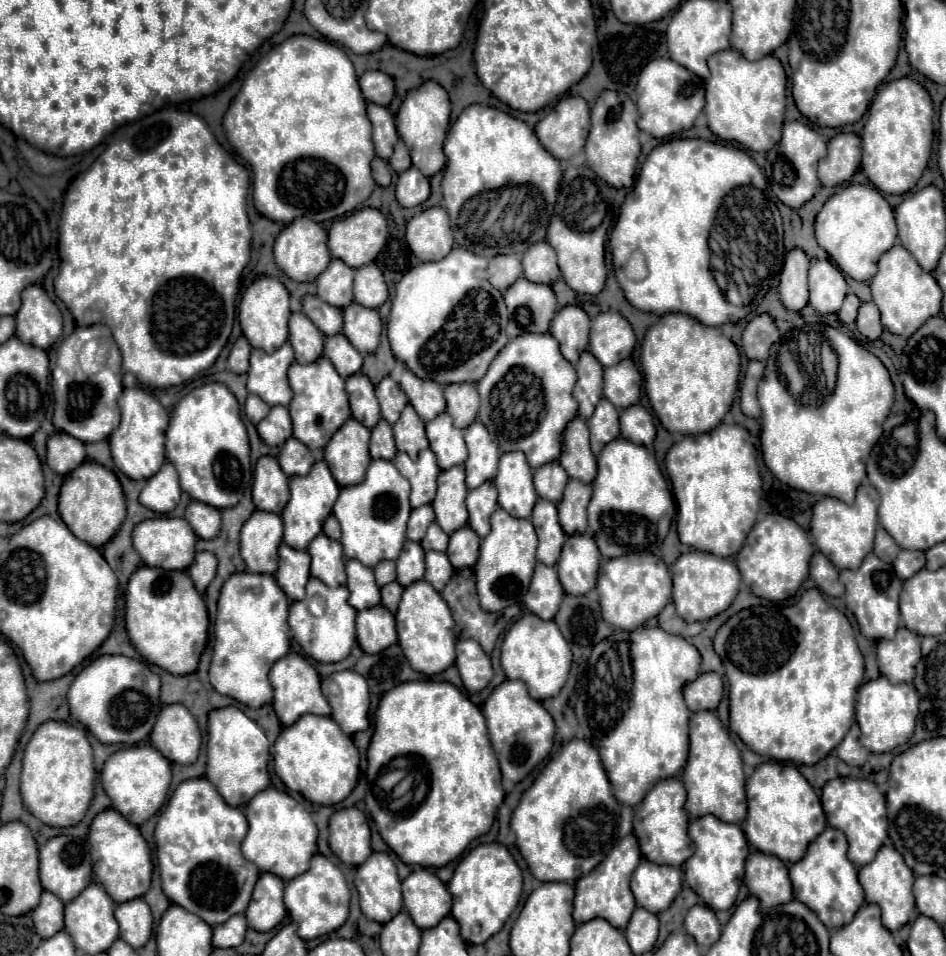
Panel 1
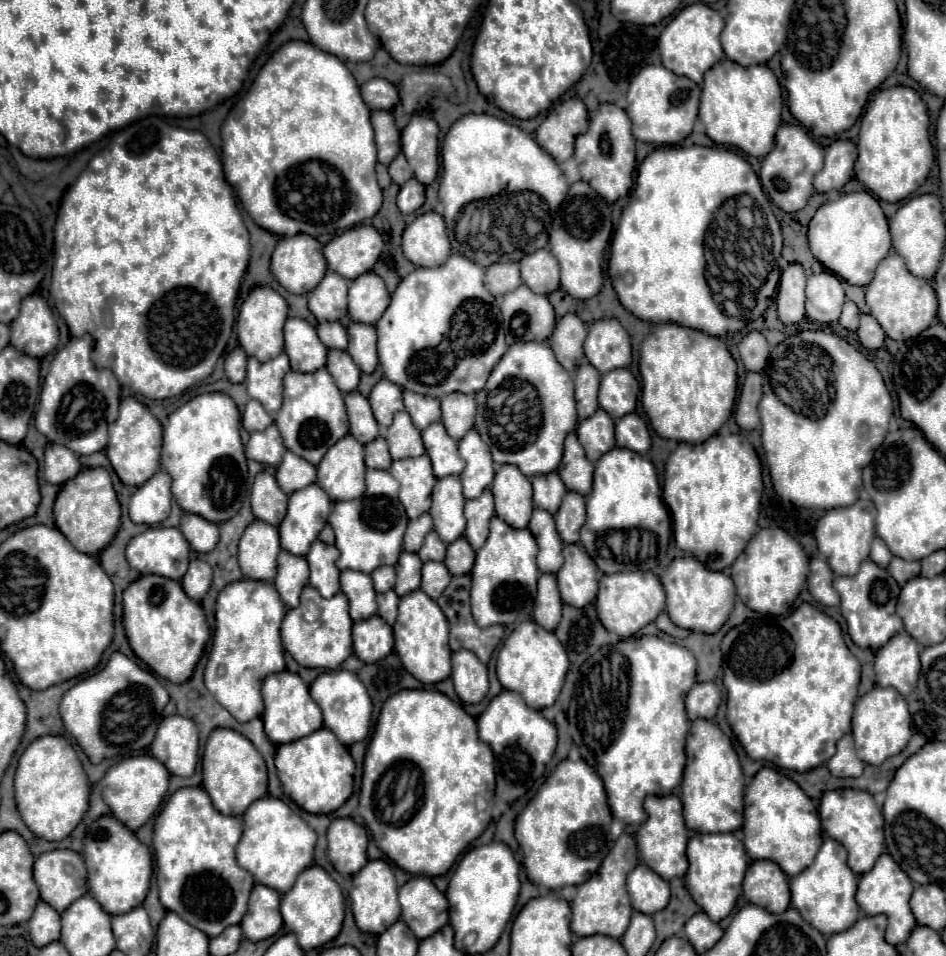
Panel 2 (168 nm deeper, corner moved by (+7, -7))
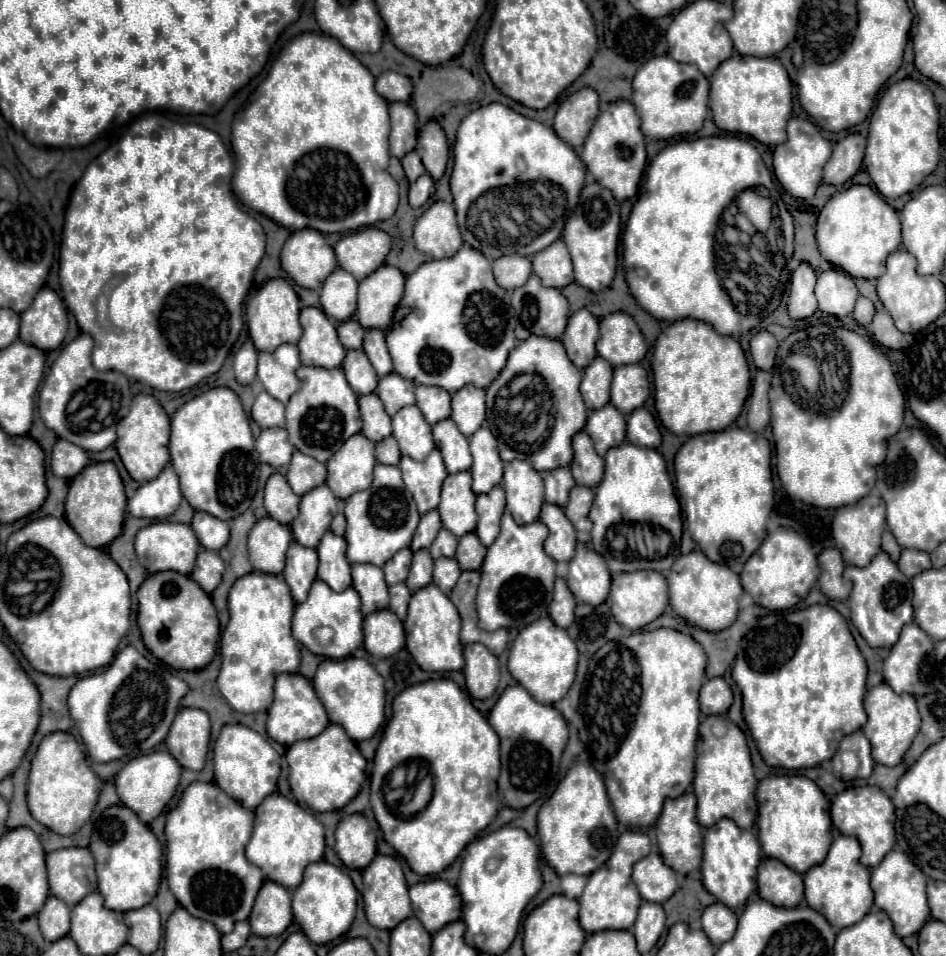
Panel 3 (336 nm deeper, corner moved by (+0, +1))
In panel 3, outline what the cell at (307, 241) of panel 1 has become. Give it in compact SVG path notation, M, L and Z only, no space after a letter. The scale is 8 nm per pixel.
M314 228L296 230L282 246L282 268L302 288L318 290L336 268L336 256L326 238Z

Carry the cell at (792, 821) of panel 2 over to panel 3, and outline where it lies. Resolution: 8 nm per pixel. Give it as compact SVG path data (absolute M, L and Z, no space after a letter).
M796 774L768 776L758 782L758 840L766 856L784 860L788 868L804 874L812 864L820 864L832 844L830 802L814 780Z

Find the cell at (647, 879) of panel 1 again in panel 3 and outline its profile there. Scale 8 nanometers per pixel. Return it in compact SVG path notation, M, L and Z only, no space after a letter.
M652 852L634 864L632 880L642 900L658 904L666 902L678 888L676 872L672 872L672 868L668 868L664 860L660 860L658 852Z

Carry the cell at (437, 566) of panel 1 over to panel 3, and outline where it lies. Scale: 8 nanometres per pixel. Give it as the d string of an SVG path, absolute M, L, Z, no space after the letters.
M438 558L434 560L434 580L432 584L436 584L444 594L450 594L452 588L456 586L458 578L460 578L460 566L456 564L454 558Z

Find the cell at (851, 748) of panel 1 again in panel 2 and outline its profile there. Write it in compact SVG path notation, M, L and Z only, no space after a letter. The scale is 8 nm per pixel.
M845 734L837 742L837 752L835 756L827 762L827 768L833 776L839 778L859 778L863 774L865 764L857 758L855 748L853 748L853 736Z

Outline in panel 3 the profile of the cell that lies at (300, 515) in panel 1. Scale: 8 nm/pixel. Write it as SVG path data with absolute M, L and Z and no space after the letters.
M326 484L306 492L300 498L300 512L296 520L290 524L296 542L308 548L316 548L336 512L338 500L336 496L332 496L332 490Z

